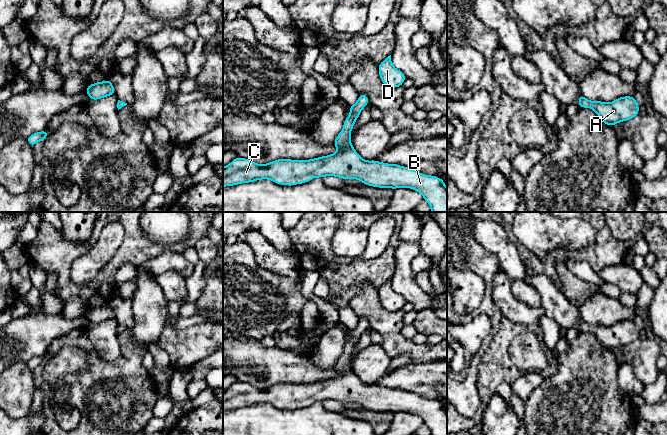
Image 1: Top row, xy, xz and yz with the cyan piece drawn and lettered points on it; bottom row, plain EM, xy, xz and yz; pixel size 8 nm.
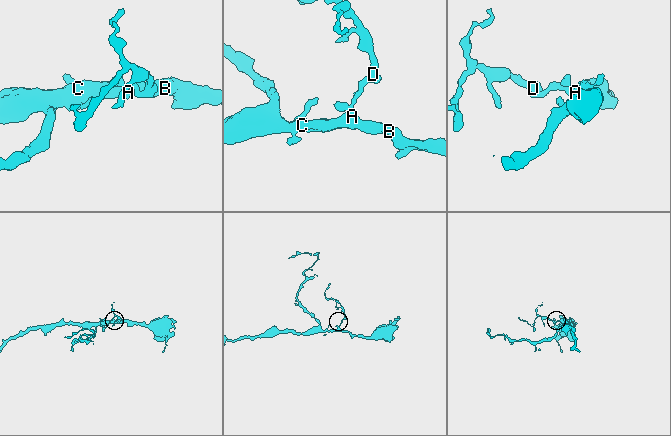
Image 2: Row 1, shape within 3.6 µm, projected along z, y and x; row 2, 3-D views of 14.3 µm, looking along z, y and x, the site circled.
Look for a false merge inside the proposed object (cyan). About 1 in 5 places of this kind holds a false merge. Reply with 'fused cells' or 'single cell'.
single cell

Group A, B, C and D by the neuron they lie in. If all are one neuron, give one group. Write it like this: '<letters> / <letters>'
A B C D

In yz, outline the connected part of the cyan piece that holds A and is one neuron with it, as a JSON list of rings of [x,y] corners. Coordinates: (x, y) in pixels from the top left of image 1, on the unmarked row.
[[[582,318],[578,321],[578,329],[581,332],[591,332],[601,345],[613,350],[619,346],[628,345],[639,338],[639,330],[633,320],[624,320],[615,323],[611,327],[602,325],[589,325]]]

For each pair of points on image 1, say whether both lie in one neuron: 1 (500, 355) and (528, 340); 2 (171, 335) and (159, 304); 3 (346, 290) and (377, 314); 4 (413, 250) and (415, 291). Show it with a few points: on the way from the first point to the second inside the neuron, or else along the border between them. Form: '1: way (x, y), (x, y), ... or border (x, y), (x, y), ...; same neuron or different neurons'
1: border (523, 331), (509, 347), (512, 362), (522, 370); different neurons
2: border (170, 319), (157, 341); different neurons
3: border (375, 287), (368, 282), (356, 284), (347, 305); different neurons
4: way (405, 260), (405, 281); same neuron

